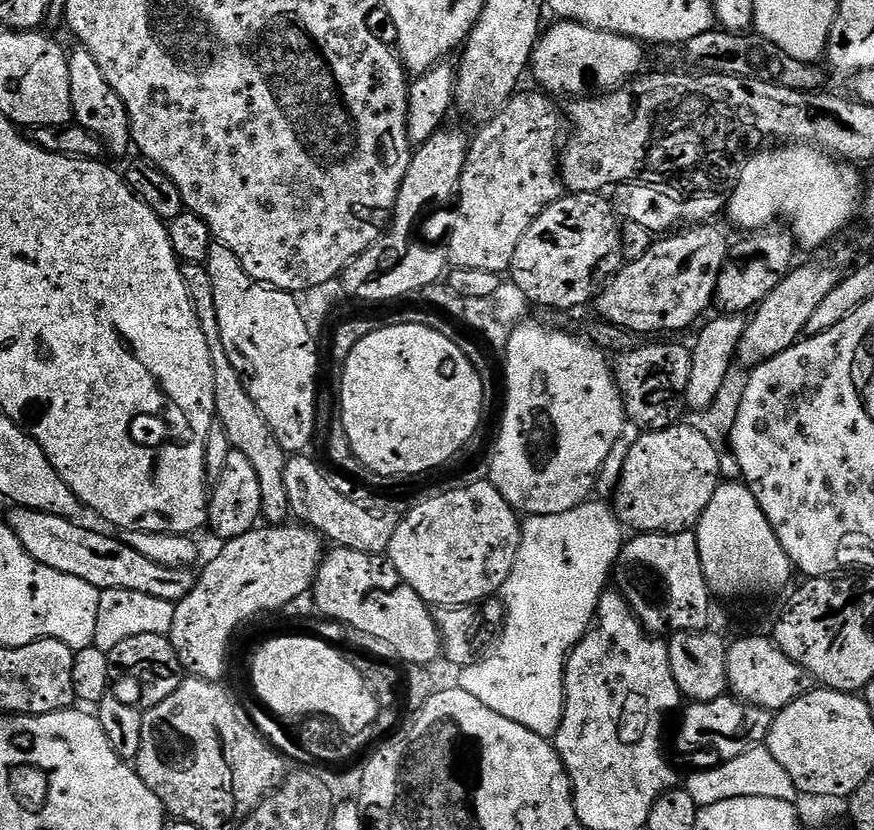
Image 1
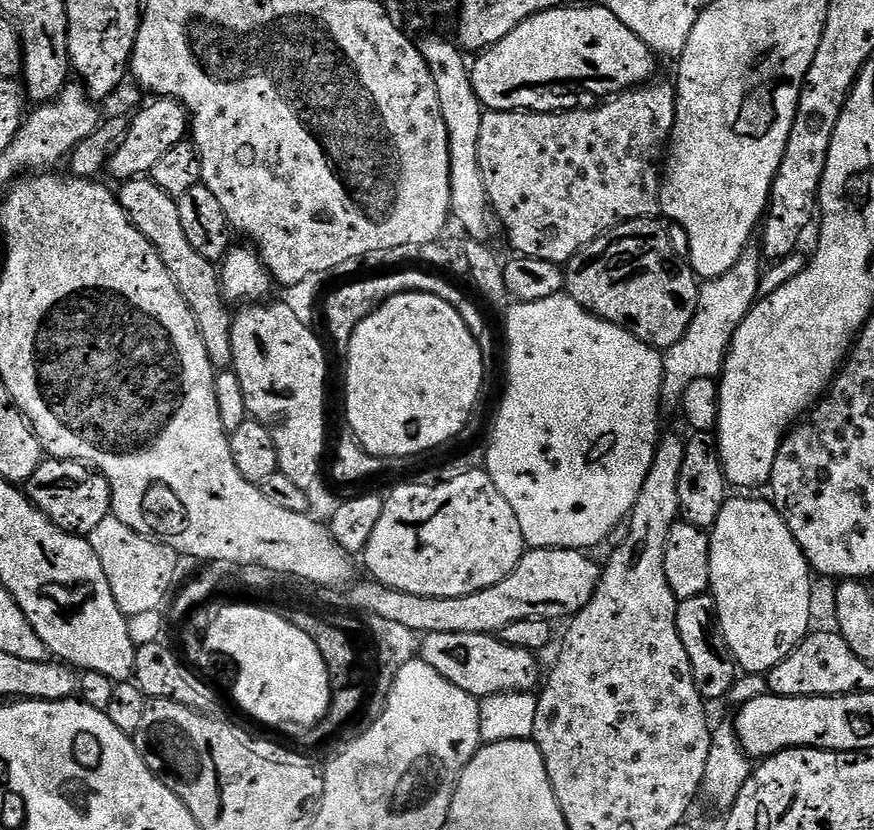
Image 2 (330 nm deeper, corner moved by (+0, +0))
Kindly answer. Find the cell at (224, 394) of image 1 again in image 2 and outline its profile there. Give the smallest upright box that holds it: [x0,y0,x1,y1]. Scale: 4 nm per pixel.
[118,178,233,370]

